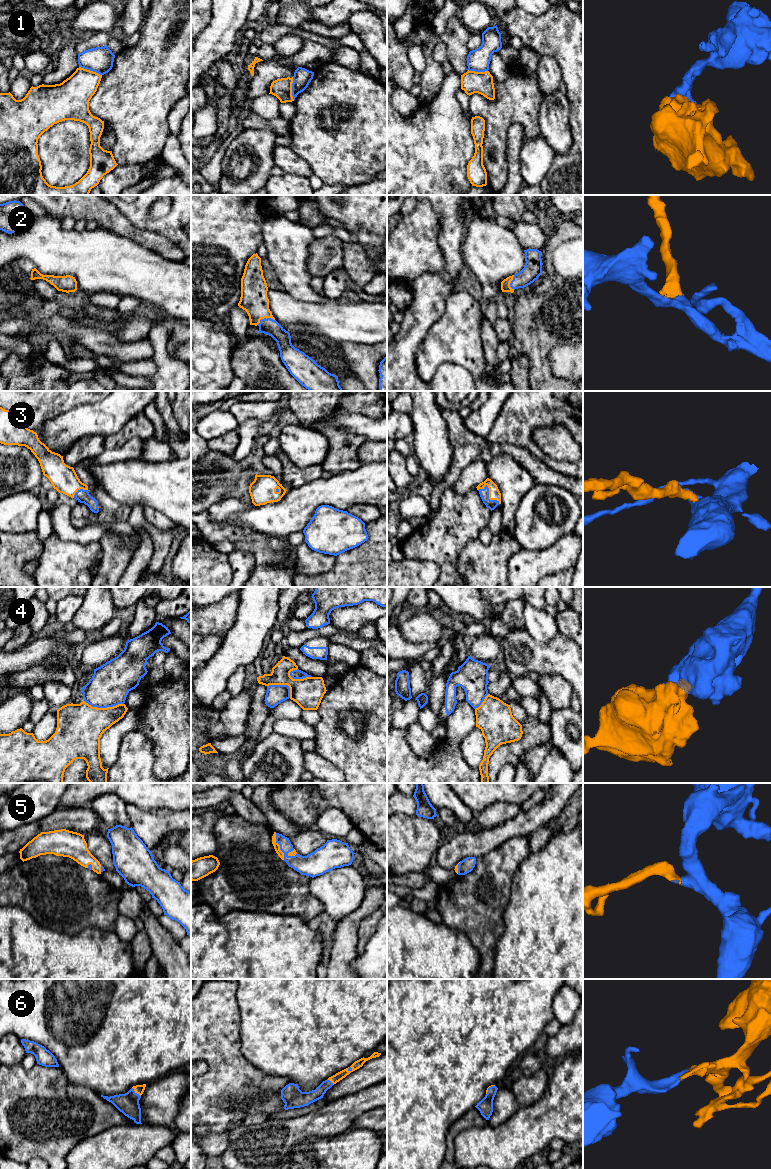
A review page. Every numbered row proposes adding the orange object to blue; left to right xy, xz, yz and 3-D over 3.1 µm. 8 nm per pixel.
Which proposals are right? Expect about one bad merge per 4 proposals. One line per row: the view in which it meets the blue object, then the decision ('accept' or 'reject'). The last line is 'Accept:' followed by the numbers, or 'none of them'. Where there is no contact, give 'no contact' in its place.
1: meets blue in xy; reject
2: meets blue in xz; accept
3: meets blue in yz; accept
4: meets blue in xy; reject
5: meets blue in xz; accept
6: meets blue in xy; accept
Accept: 2, 3, 5, 6

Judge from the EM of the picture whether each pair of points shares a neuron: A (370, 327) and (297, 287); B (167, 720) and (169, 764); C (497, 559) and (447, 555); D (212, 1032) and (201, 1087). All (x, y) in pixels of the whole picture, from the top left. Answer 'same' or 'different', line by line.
A: different
B: same
C: different
D: same

